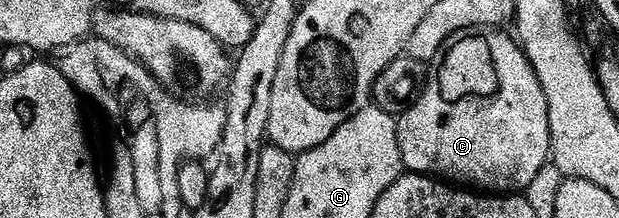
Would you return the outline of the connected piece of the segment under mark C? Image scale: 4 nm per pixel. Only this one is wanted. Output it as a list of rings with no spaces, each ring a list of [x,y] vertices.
[[[470,29],[452,39],[445,44],[441,49],[440,55],[436,59],[432,60],[431,66],[427,71],[427,78],[425,81],[425,88],[423,93],[419,97],[419,101],[415,101],[415,105],[411,105],[411,109],[407,109],[402,115],[397,119],[397,140],[399,141],[399,149],[401,150],[401,161],[406,172],[412,173],[414,175],[428,175],[430,177],[436,177],[438,180],[444,181],[449,185],[456,185],[461,189],[476,189],[481,193],[492,193],[497,197],[513,197],[518,193],[525,193],[525,190],[532,185],[537,179],[537,174],[544,169],[545,163],[550,162],[551,156],[549,154],[549,118],[547,117],[547,97],[543,93],[543,89],[539,85],[539,77],[535,72],[533,72],[533,66],[529,63],[529,59],[525,56],[524,51],[521,50],[516,38],[512,34],[501,35],[505,33],[486,33],[481,29]]]

